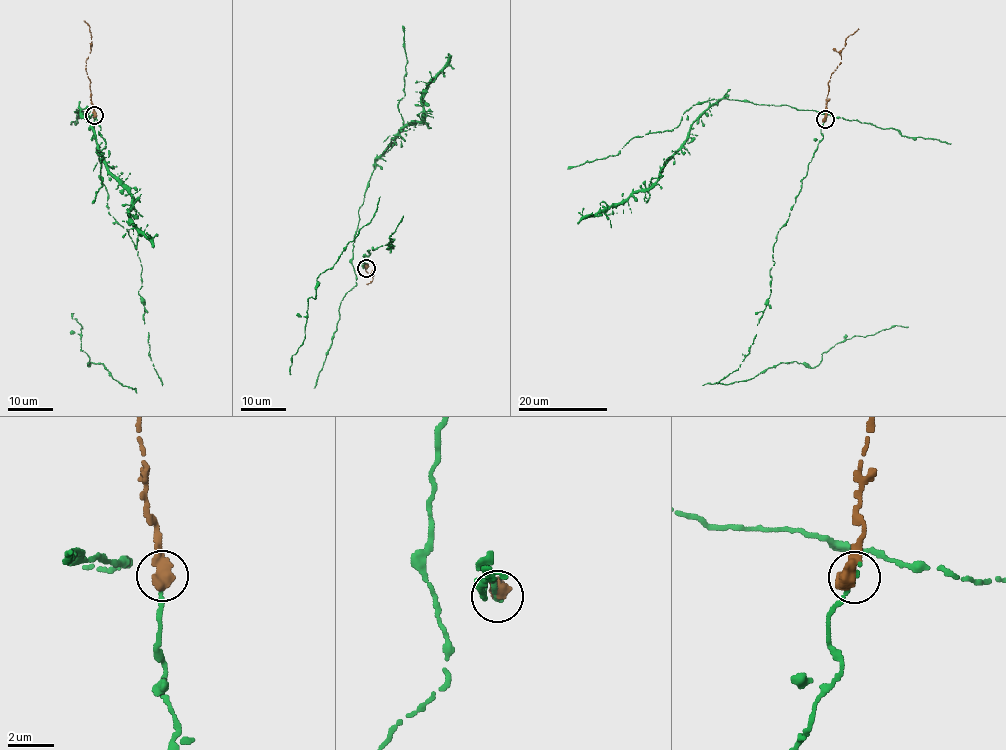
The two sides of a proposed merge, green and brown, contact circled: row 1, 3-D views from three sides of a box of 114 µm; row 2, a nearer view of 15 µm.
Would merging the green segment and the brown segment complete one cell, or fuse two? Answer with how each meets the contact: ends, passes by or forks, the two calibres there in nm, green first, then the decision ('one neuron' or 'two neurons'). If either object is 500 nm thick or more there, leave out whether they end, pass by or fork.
160 nm thick on the green side, 650 nm on the other; one neuron

